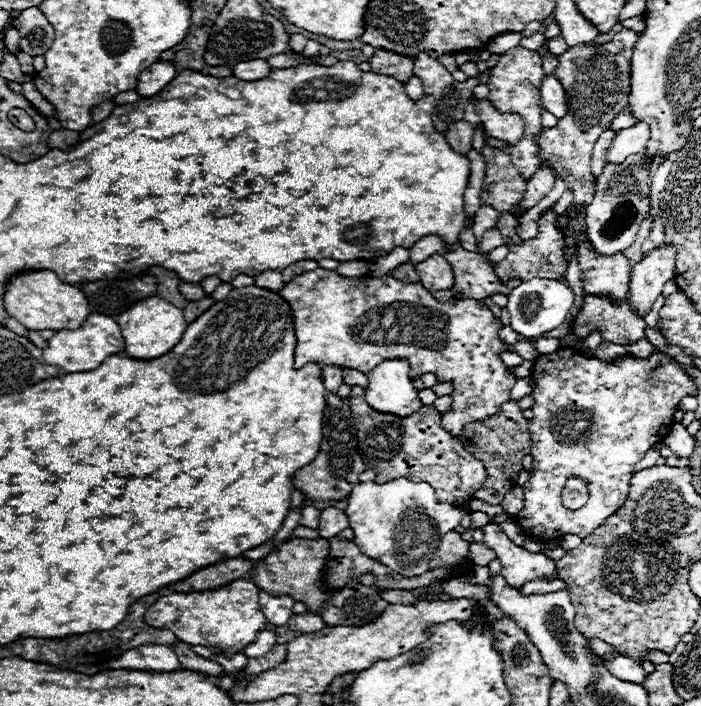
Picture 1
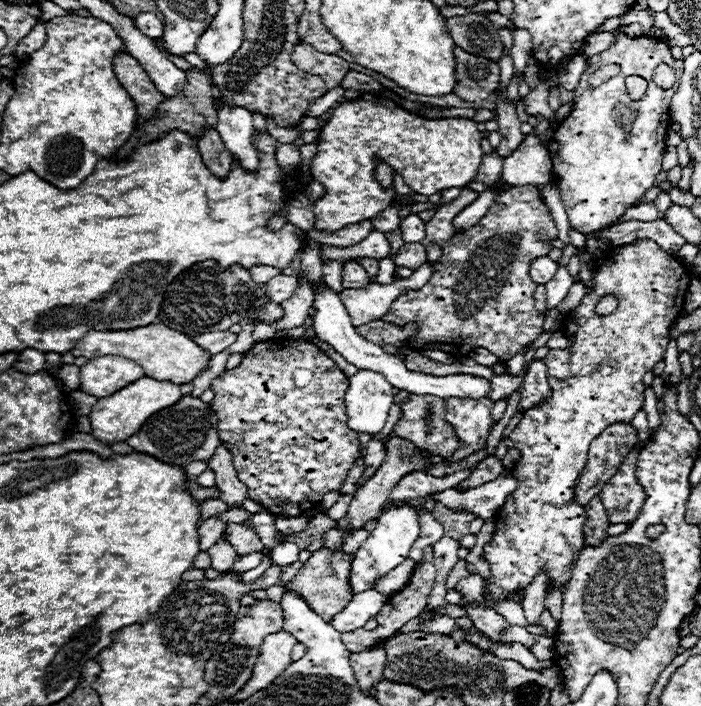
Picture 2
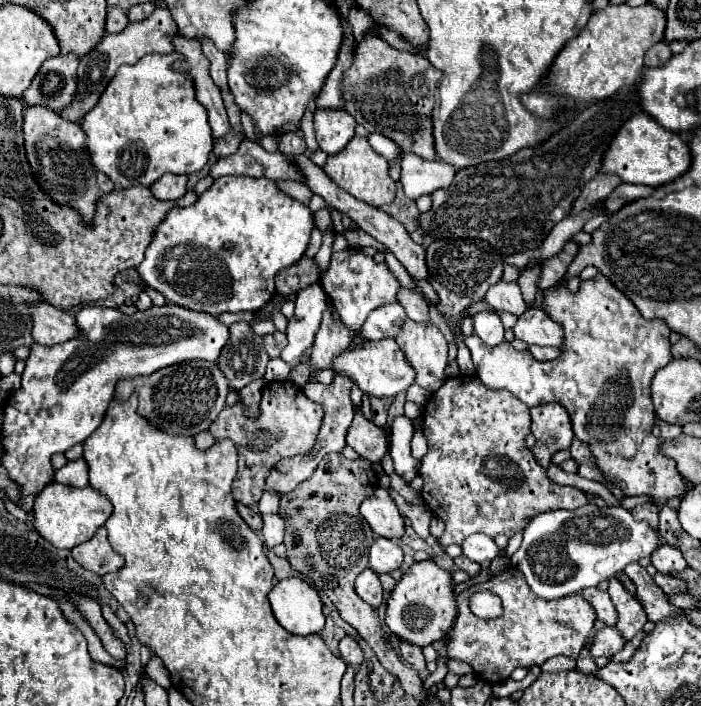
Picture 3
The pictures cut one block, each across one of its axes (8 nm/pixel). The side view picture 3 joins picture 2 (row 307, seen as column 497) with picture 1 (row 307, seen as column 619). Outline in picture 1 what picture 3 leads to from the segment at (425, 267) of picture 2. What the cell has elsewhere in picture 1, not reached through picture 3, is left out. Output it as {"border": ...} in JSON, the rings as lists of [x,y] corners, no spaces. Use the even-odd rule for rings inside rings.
{"border":[[[316,268],[314,272],[306,272],[292,282],[284,284],[280,296],[288,300],[294,318],[294,332],[296,332],[296,352],[294,352],[294,368],[302,368],[308,362],[314,364],[336,364],[342,368],[356,368],[364,374],[372,372],[380,360],[402,358],[410,362],[412,376],[422,374],[436,374],[438,382],[452,382],[452,406],[448,412],[442,414],[442,426],[452,432],[452,438],[458,438],[464,430],[464,424],[472,420],[486,420],[500,412],[500,404],[510,400],[510,390],[516,384],[516,376],[508,372],[500,354],[504,350],[514,350],[512,344],[500,340],[498,330],[502,322],[494,318],[492,310],[486,308],[480,300],[464,298],[464,300],[448,300],[438,302],[430,290],[422,284],[404,284],[392,276],[370,278],[344,278],[334,270]]]}

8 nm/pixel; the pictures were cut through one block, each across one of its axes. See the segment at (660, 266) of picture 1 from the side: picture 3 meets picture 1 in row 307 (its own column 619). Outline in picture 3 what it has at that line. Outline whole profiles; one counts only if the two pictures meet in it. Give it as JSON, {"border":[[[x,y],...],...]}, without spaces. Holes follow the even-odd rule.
{"border":[[[604,626],[596,636],[594,636],[594,642],[592,642],[592,656],[606,656],[606,658],[612,658],[616,652],[620,652],[624,648],[626,640],[622,638],[622,634],[618,632],[618,628],[610,628],[610,626]]]}

